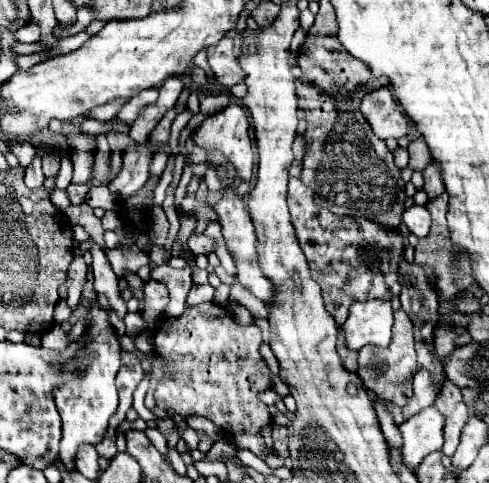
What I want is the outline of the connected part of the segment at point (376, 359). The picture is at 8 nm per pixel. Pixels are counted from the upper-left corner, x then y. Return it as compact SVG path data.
M404 310L394 312L394 336L390 346L386 348L374 348L366 346L360 350L358 358L358 376L364 380L364 386L372 390L378 398L384 398L386 402L392 402L396 406L406 406L412 398L412 374L416 362L416 350L414 350L414 334L412 334L412 320Z

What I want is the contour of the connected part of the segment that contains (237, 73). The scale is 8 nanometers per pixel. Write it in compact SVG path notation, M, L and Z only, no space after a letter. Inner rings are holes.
M222 38L220 44L208 48L208 64L222 86L232 88L234 84L244 82L244 72L234 56L234 42L230 38Z

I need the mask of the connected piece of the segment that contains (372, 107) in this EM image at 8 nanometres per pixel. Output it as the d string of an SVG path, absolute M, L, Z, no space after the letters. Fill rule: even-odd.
M378 88L364 96L360 112L372 126L372 132L386 140L386 138L402 138L408 134L408 118L402 112L400 104L396 102L390 88Z

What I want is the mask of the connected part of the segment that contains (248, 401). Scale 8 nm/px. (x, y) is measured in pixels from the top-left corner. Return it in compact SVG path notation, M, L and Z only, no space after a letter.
M214 302L186 308L180 318L164 318L156 326L154 348L162 352L162 356L178 356L178 374L176 380L164 376L164 386L156 390L156 406L162 410L174 408L184 418L204 416L230 436L238 450L250 450L266 460L274 454L272 416L258 396L272 386L272 372L260 356L260 346L262 332L258 326L240 328L228 312Z

